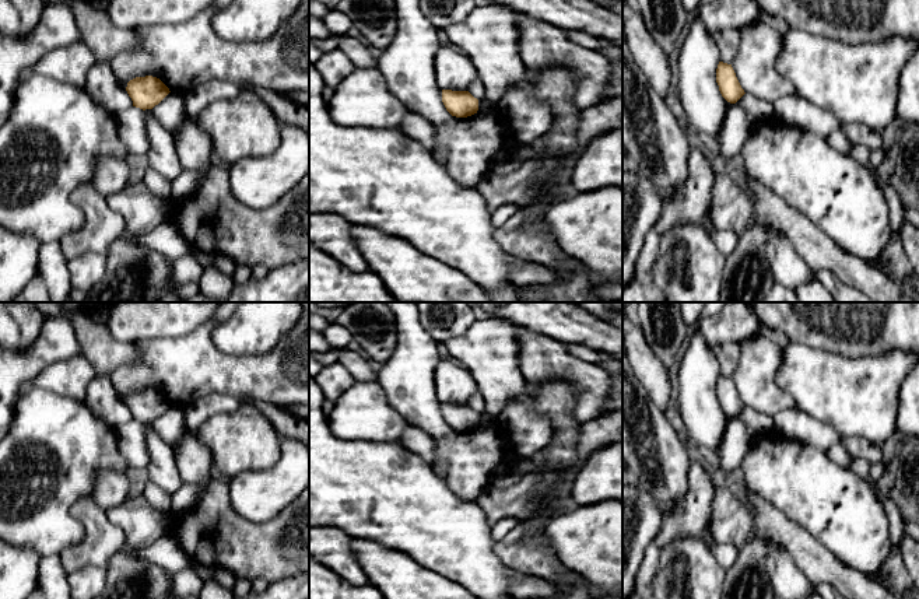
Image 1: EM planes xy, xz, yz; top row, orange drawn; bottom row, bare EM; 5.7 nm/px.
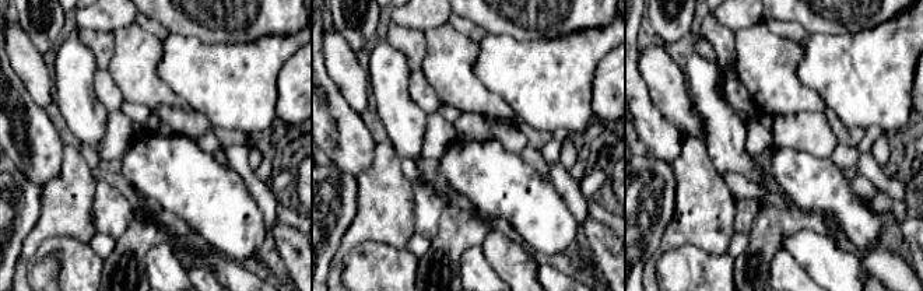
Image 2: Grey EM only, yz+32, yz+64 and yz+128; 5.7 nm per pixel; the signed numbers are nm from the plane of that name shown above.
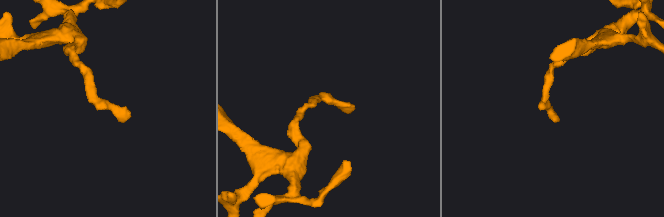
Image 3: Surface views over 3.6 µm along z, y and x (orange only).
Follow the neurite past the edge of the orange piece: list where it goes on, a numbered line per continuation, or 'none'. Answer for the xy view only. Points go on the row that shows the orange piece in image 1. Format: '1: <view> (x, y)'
none

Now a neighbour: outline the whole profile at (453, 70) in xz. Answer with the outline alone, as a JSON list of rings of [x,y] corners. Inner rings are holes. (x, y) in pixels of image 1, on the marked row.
[[[441,46],[434,60],[435,78],[441,90],[469,91],[478,78],[470,57],[456,48]]]

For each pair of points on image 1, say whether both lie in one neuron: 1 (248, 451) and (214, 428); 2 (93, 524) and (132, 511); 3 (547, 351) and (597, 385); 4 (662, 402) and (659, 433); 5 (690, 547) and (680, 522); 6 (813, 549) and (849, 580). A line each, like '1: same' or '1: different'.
1: same
2: different
3: same
4: different
5: different
6: same

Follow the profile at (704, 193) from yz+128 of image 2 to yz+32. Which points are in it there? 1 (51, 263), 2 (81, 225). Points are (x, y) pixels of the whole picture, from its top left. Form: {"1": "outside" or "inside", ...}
{"1": "outside", "2": "inside"}

